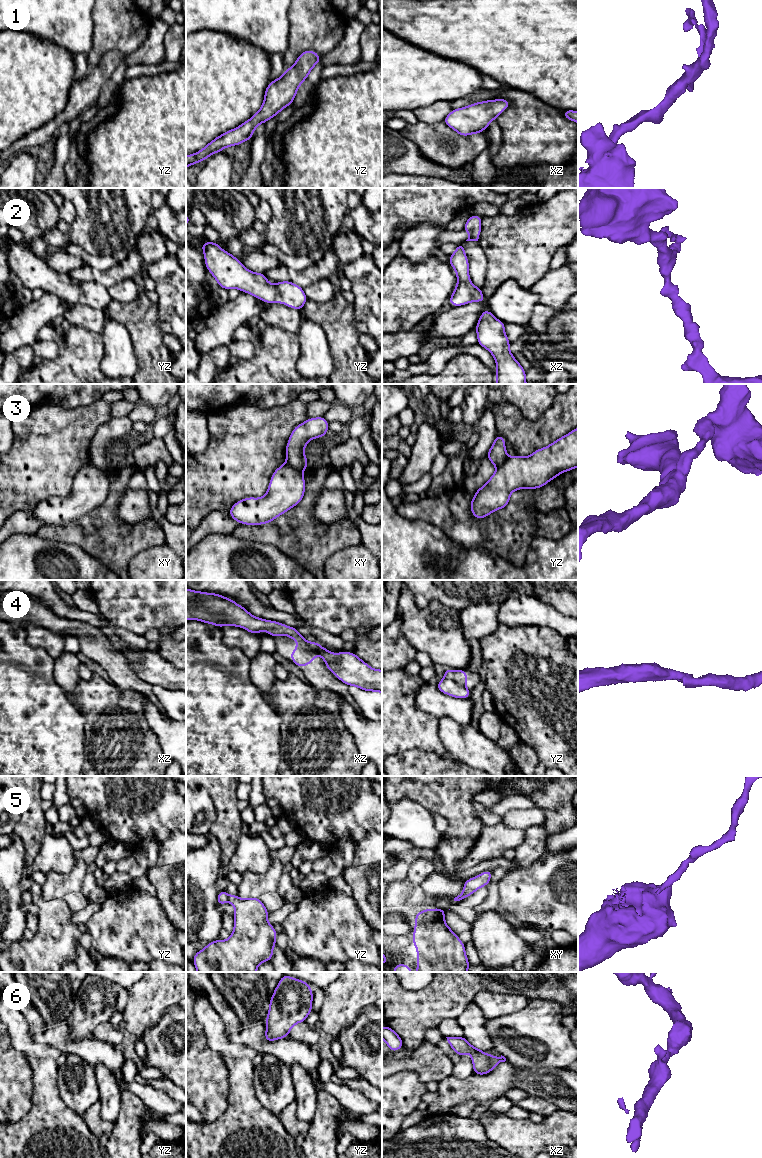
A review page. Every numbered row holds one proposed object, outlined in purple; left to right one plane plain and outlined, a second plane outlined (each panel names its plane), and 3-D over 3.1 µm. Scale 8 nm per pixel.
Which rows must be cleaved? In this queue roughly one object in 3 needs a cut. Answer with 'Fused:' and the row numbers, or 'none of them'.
Fused: 3, 4, 5

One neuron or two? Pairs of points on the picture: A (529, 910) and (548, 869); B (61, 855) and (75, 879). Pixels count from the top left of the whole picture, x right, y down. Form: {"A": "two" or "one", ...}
{"A": "one", "B": "two"}

